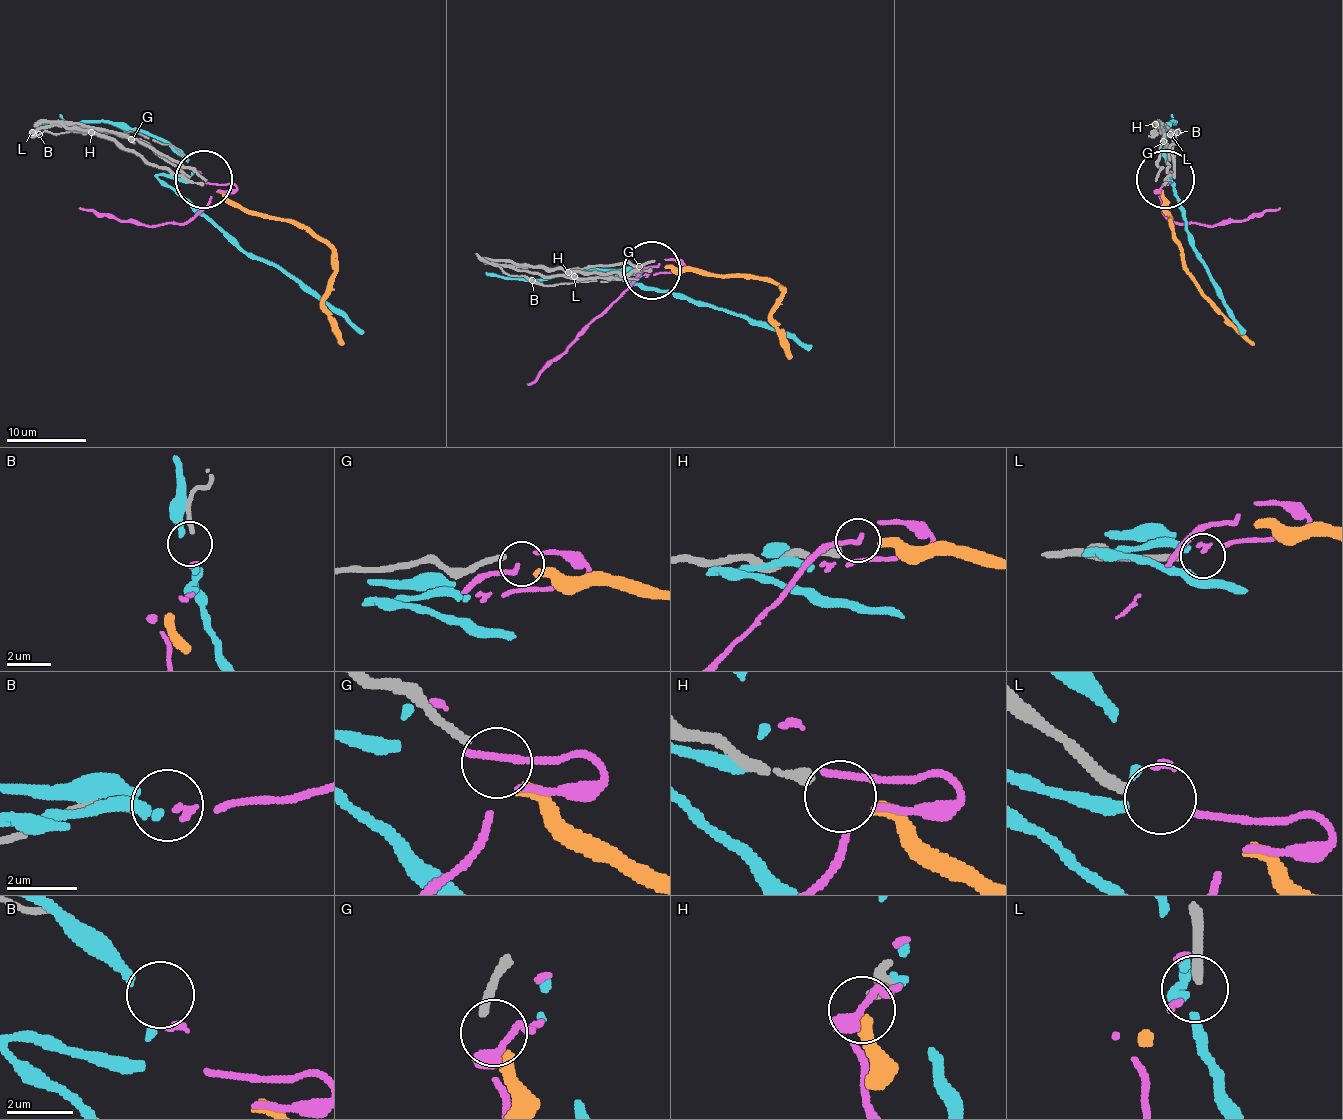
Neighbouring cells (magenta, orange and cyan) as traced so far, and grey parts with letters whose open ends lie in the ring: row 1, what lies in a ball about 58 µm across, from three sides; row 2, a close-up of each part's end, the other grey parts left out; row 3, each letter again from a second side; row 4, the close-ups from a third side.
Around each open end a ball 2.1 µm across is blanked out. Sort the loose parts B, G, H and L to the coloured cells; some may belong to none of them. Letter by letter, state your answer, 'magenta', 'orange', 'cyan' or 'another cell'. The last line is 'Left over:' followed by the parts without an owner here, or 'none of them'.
B: another cell
G: another cell
H: orange
L: another cell
Left over: B, G, L

